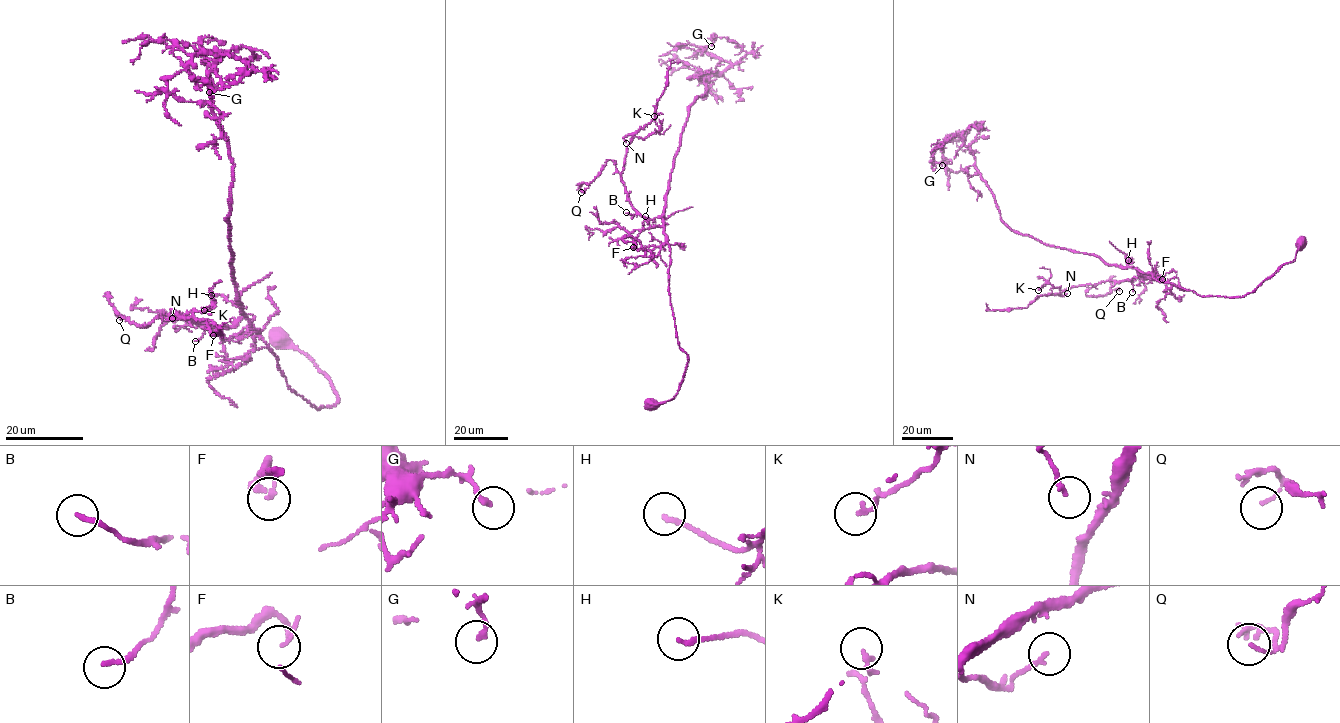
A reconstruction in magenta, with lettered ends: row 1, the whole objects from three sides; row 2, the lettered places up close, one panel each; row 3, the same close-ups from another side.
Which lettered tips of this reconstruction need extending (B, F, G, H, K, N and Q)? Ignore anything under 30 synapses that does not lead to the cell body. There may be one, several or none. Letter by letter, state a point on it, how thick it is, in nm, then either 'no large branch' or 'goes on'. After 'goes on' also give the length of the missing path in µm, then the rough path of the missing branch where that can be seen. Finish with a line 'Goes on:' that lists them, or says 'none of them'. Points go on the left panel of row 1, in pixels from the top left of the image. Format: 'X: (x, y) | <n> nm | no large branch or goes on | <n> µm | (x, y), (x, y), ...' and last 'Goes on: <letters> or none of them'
B: (195, 341) | 160 nm | no large branch
F: (213, 335) | 170 nm | no large branch
G: (209, 92) | 180 nm | no large branch
H: (211, 295) | 160 nm | no large branch
K: (204, 310) | 170 nm | no large branch
N: (172, 318) | 90 nm | no large branch
Q: (119, 320) | 90 nm | no large branch
Goes on: none of them

